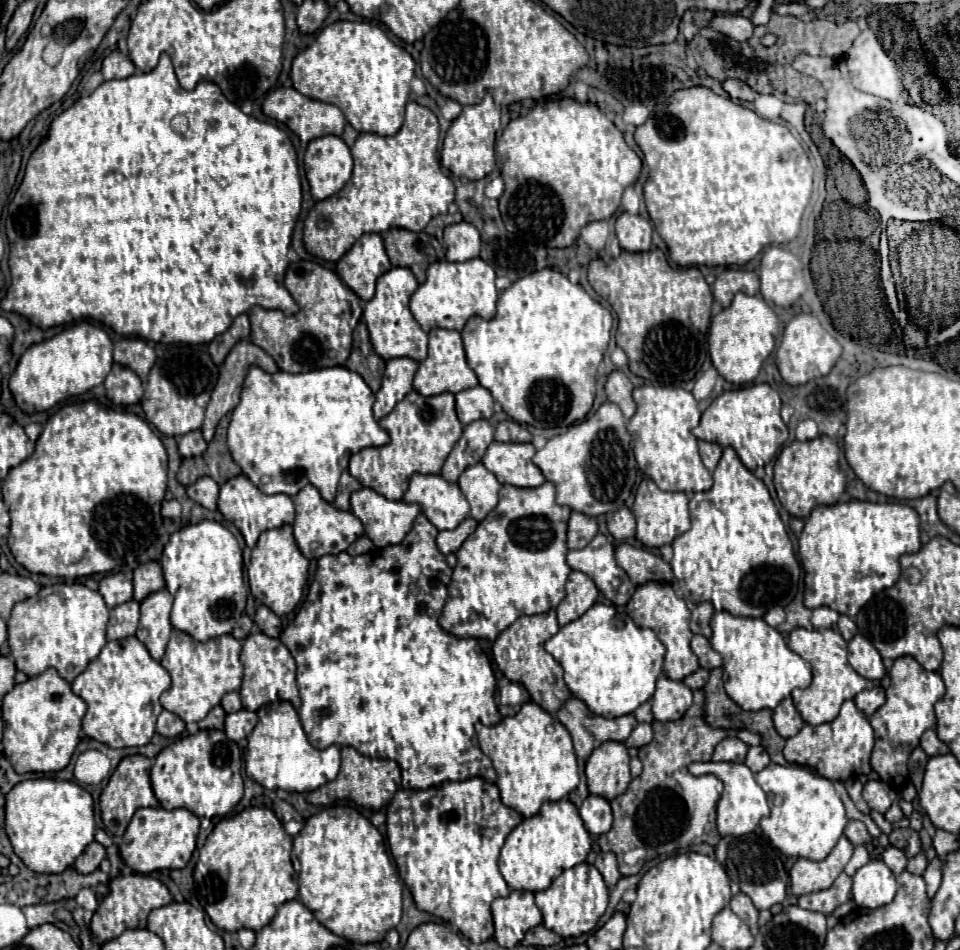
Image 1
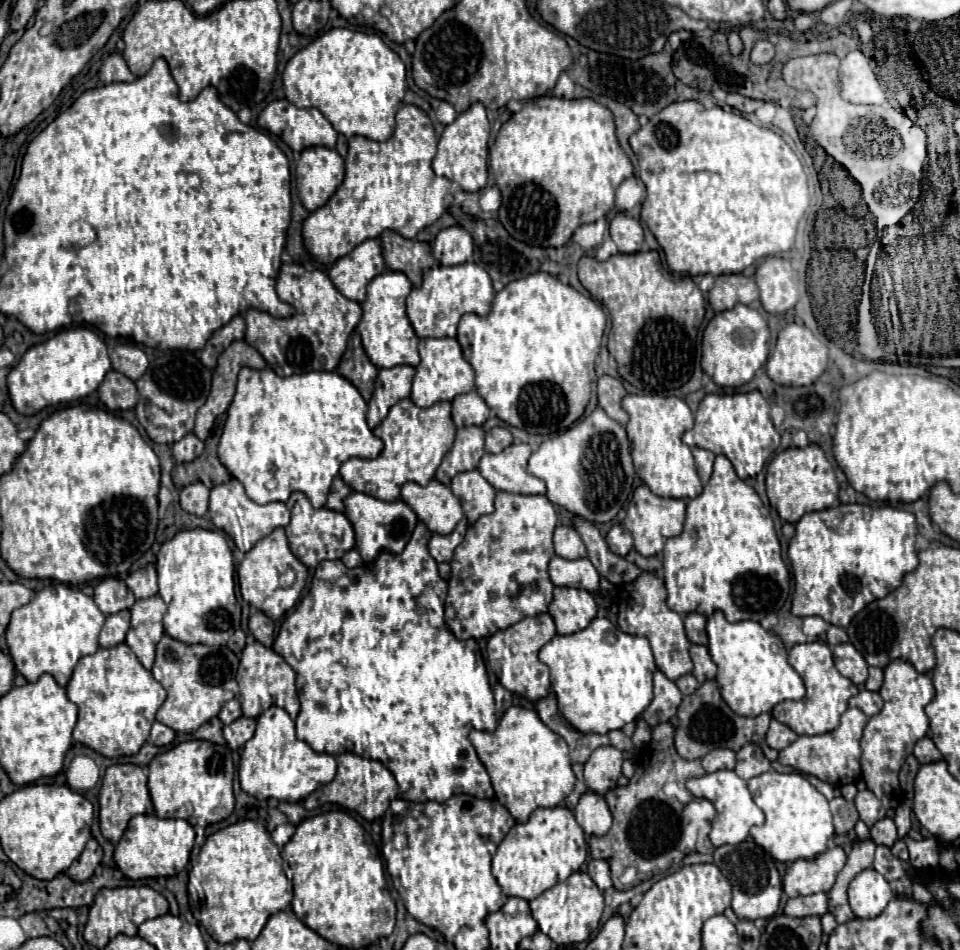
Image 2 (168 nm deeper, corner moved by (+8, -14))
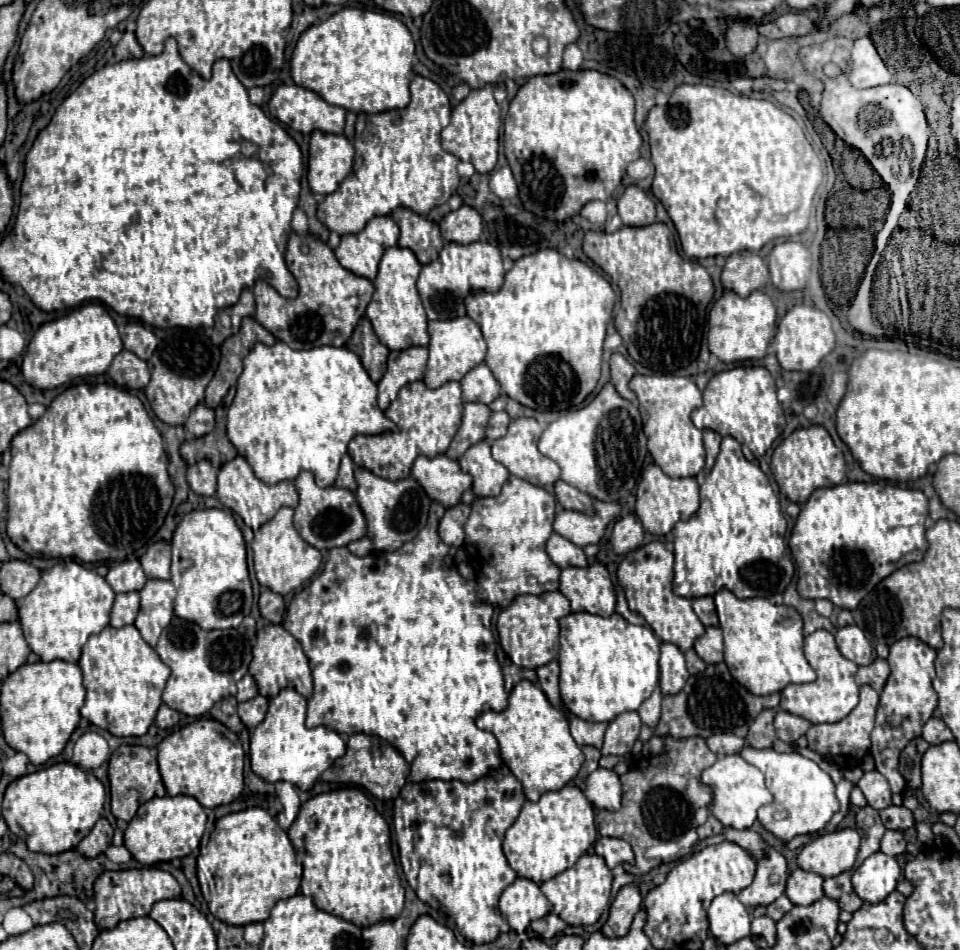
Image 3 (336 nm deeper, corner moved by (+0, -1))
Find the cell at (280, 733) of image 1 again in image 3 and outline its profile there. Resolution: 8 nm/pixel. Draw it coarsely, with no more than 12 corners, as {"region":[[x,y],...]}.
{"region":[[284,688],[250,738],[268,782],[310,790],[346,744],[310,730],[306,698]]}

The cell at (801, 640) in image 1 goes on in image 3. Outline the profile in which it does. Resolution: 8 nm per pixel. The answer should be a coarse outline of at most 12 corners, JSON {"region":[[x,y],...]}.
{"region":[[828,630],[804,638],[818,678],[788,684],[780,708],[812,724],[858,704],[858,666]]}

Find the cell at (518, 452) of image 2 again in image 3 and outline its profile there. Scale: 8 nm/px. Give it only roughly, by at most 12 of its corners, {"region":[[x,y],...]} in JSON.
{"region":[[516,418],[492,442],[492,456],[510,474],[548,486],[560,466],[540,454],[542,426]]}

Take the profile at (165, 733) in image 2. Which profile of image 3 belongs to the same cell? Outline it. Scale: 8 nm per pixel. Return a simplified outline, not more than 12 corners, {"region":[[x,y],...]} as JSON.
{"region":[[166,704],[158,708],[156,726],[174,728],[180,720],[176,710]]}

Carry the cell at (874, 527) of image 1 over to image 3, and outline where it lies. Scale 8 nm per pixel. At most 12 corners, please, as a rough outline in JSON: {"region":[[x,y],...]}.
{"region":[[814,490],[788,546],[802,598],[854,610],[928,550],[922,490]]}

